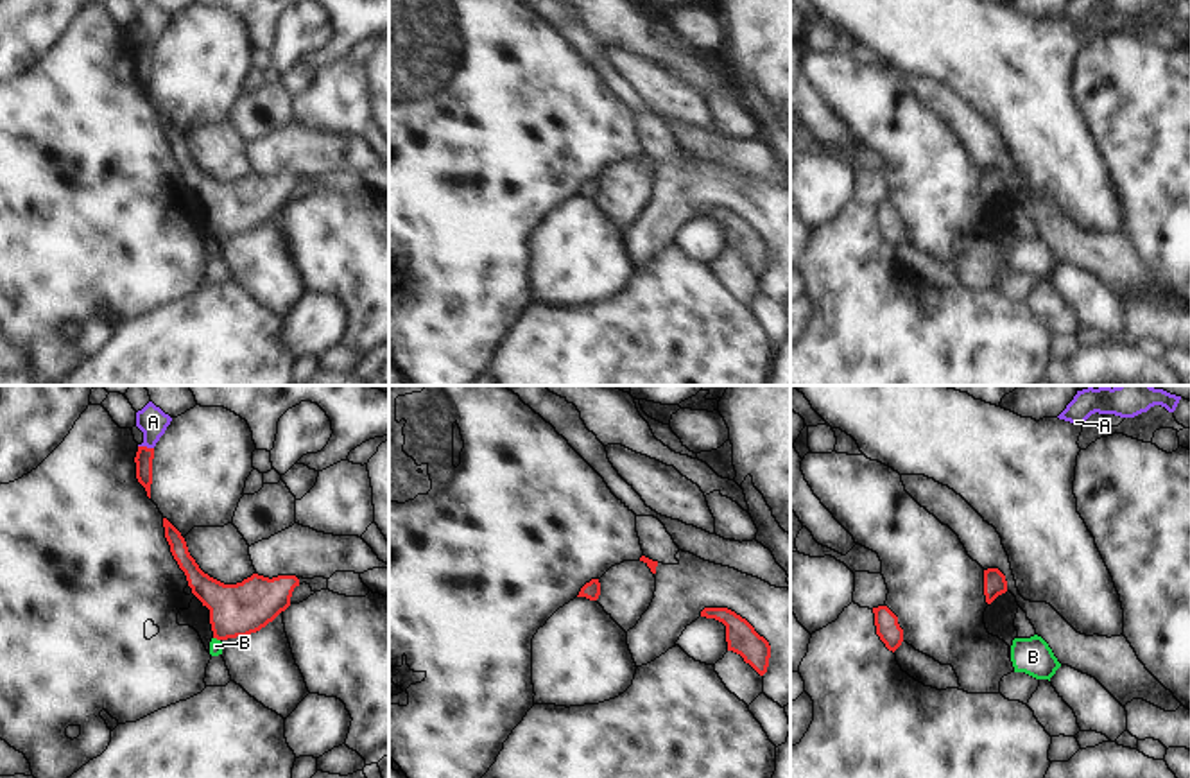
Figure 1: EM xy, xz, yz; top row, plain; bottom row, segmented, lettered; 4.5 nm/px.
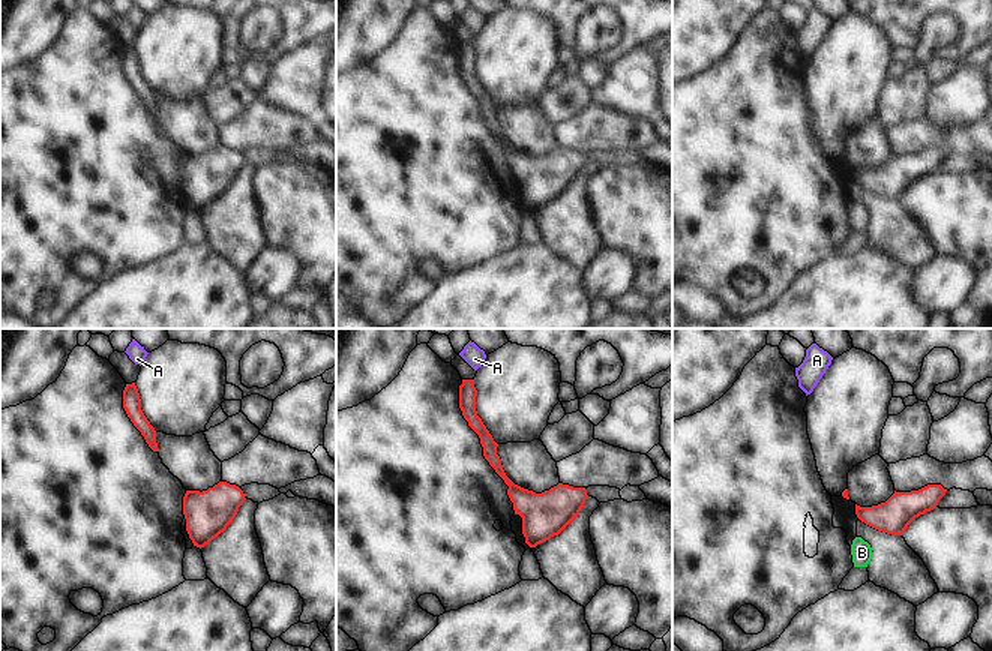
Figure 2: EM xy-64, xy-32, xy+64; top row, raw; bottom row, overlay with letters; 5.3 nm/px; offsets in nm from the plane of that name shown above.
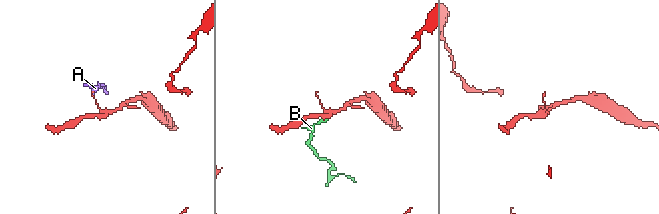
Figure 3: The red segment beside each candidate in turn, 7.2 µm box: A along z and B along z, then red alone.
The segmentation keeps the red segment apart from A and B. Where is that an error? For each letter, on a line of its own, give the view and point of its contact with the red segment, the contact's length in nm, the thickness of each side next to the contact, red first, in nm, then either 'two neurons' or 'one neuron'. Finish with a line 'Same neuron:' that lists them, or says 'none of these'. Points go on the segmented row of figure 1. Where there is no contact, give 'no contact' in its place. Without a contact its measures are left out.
A: xy (146, 447) | 70 nm | 80/140 nm | two neurons
B: xy (217, 639) | 40 nm | 240/60 nm | two neurons
Same neuron: none of these

